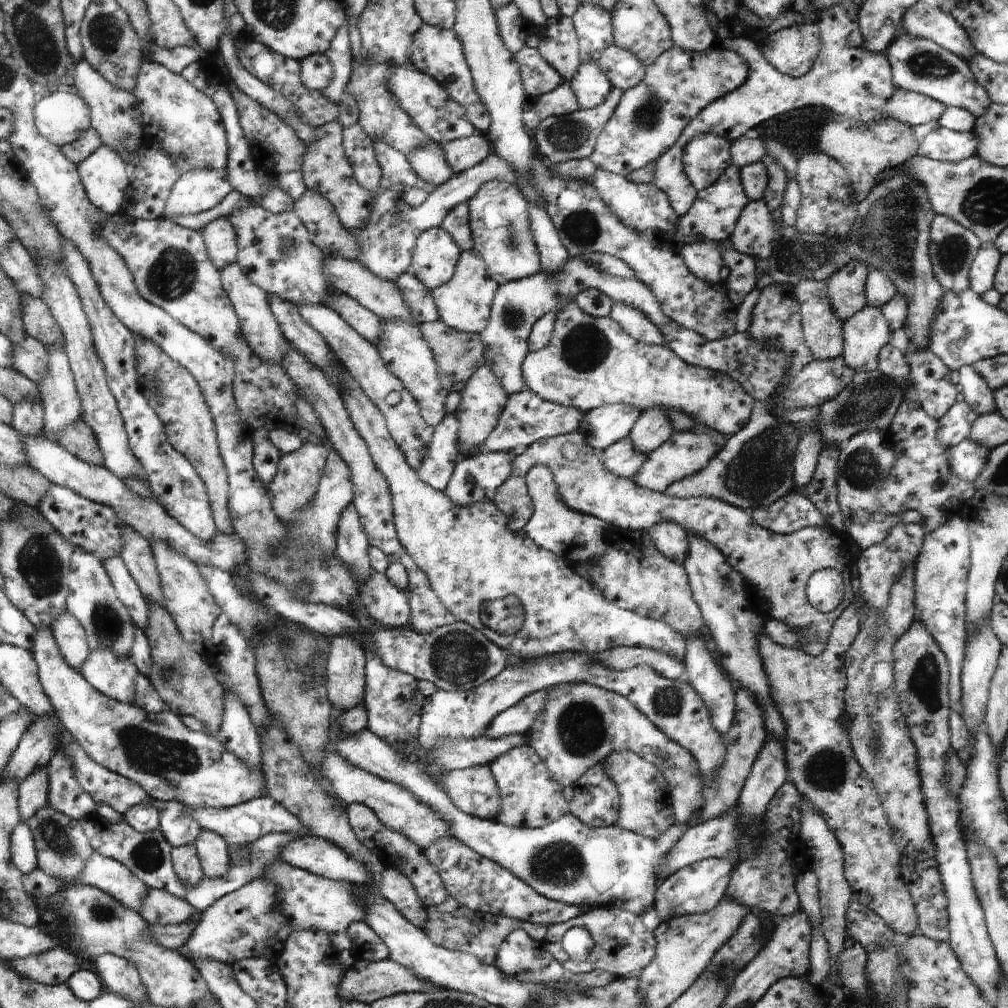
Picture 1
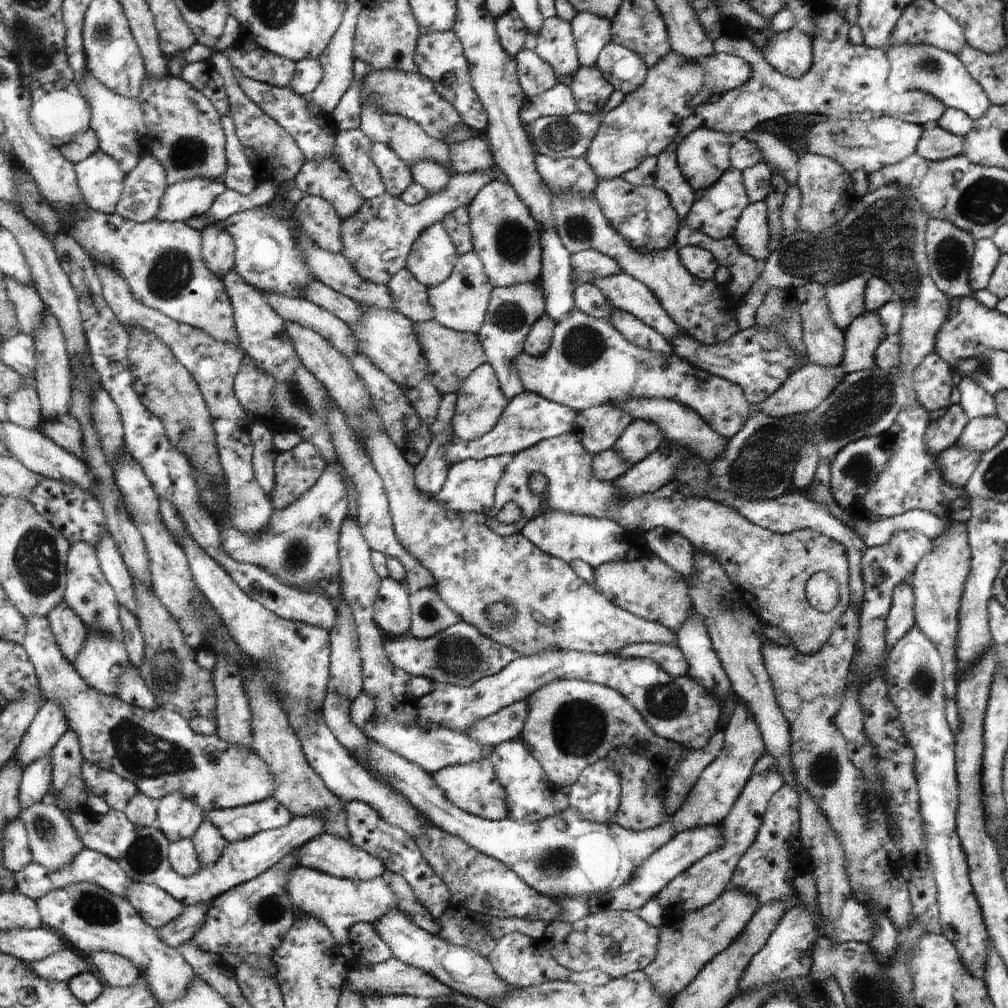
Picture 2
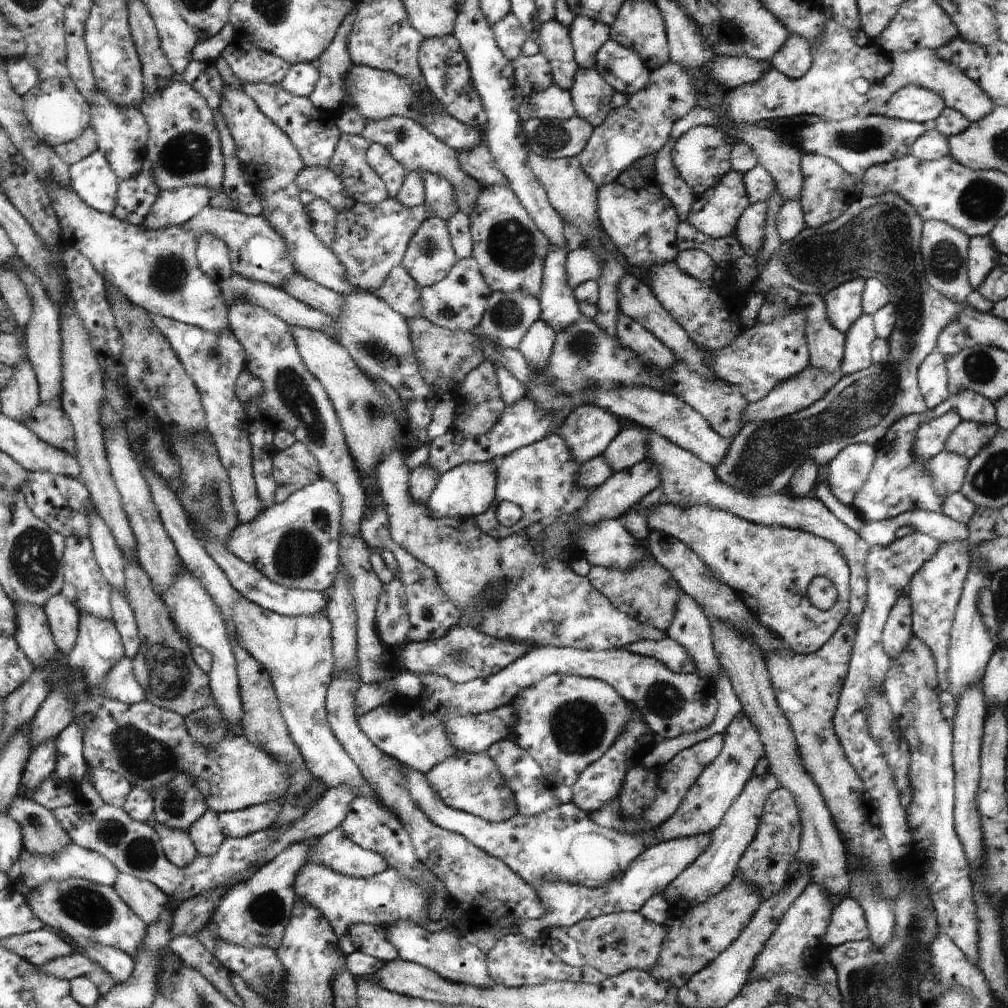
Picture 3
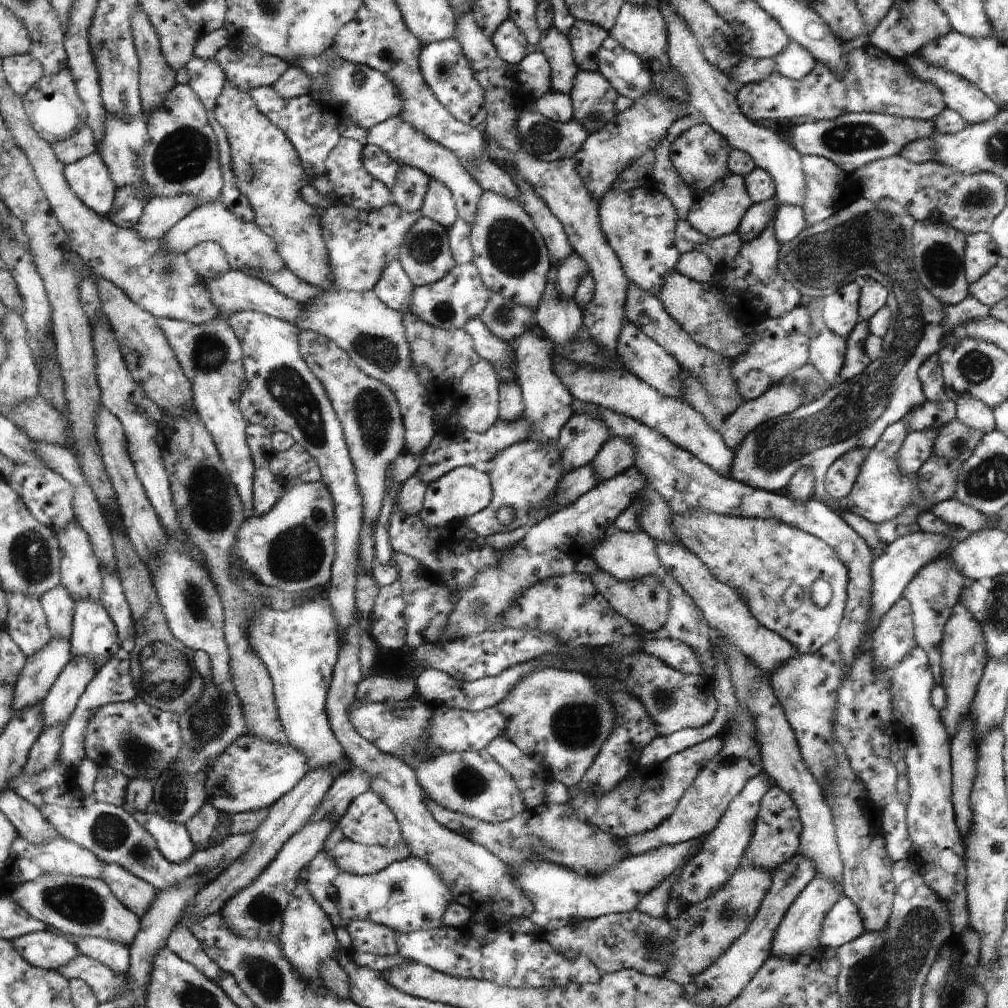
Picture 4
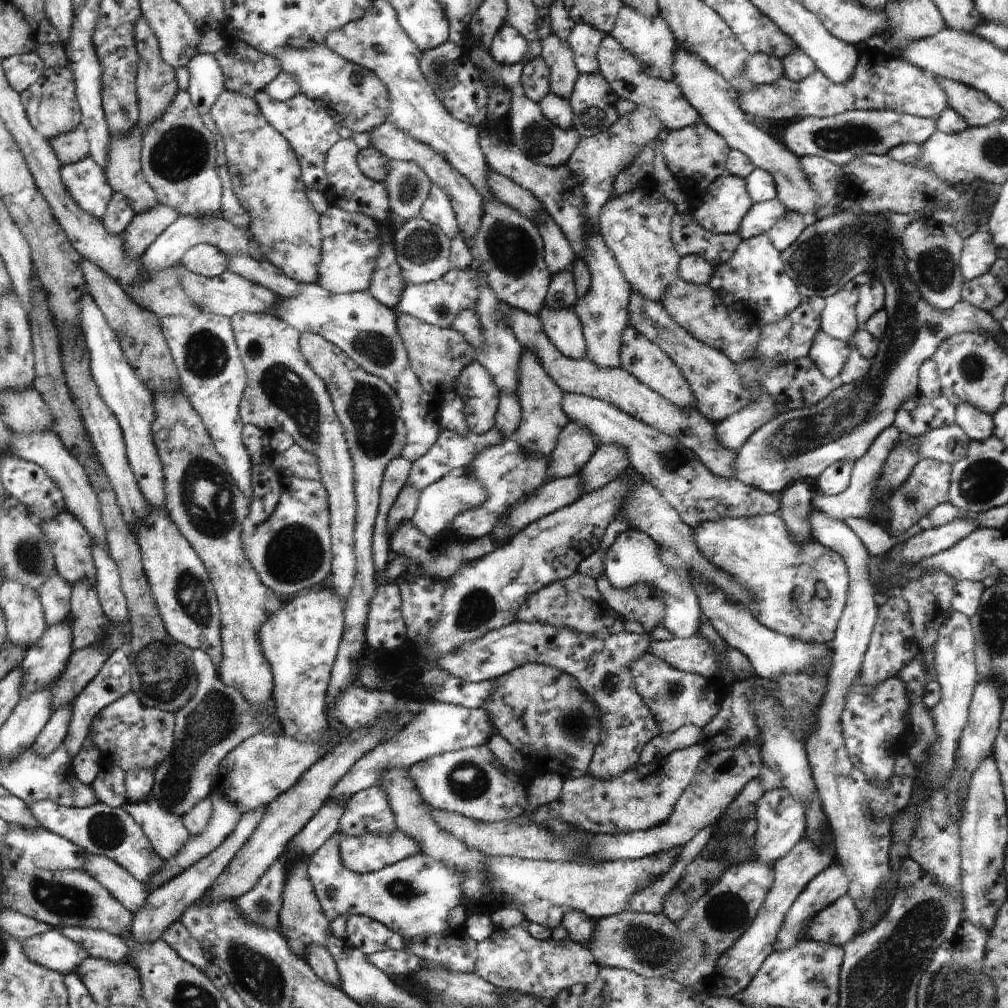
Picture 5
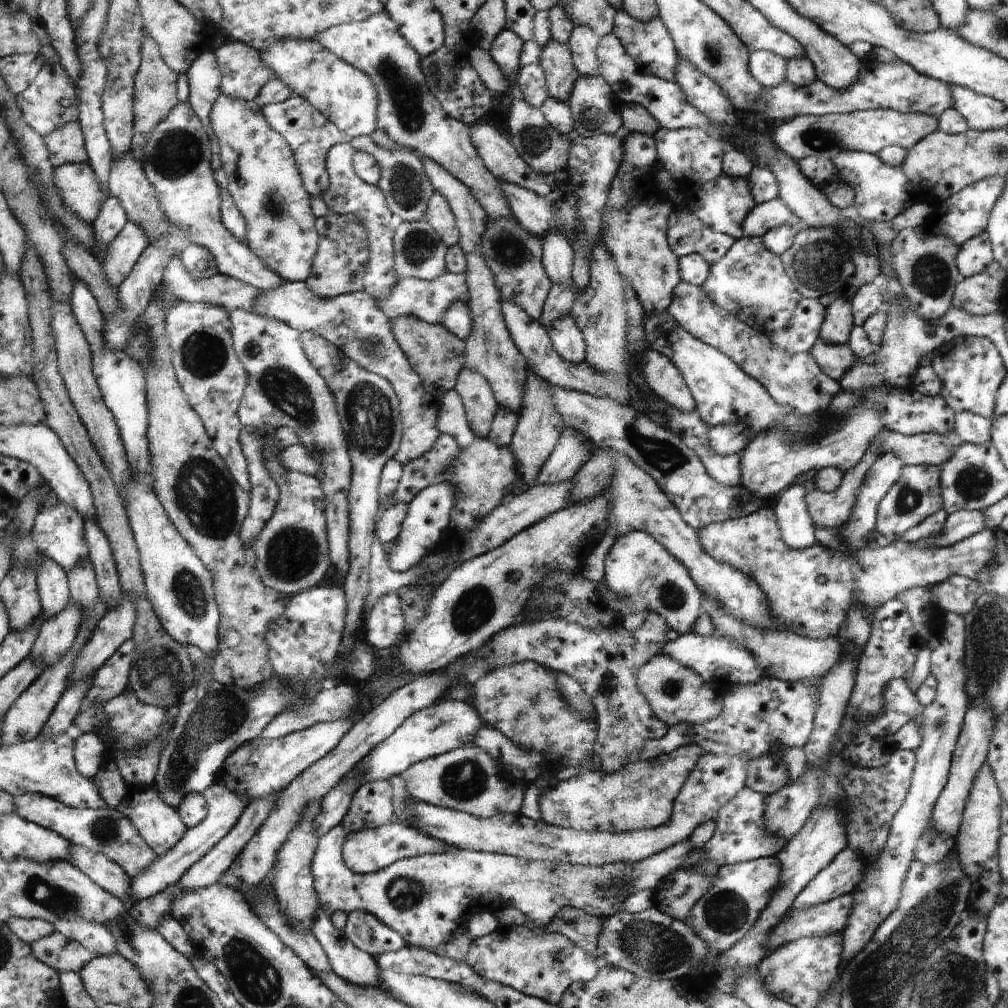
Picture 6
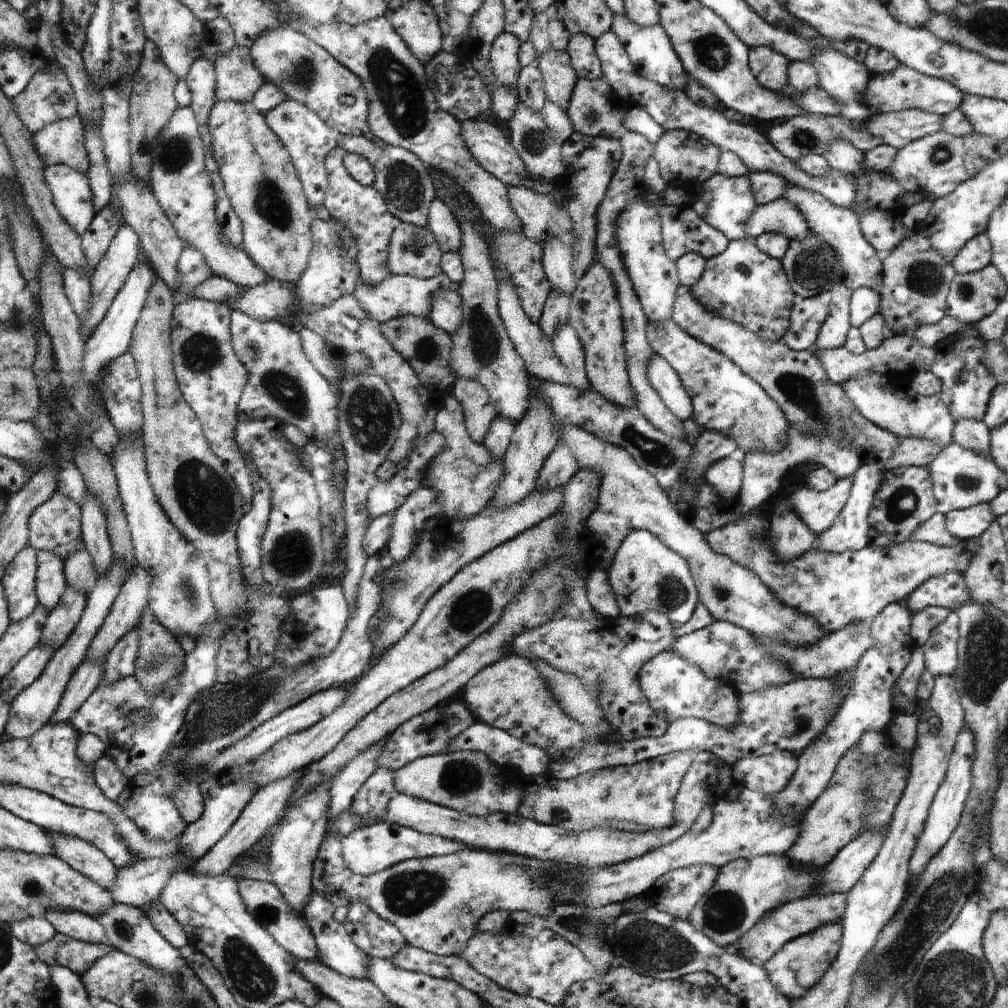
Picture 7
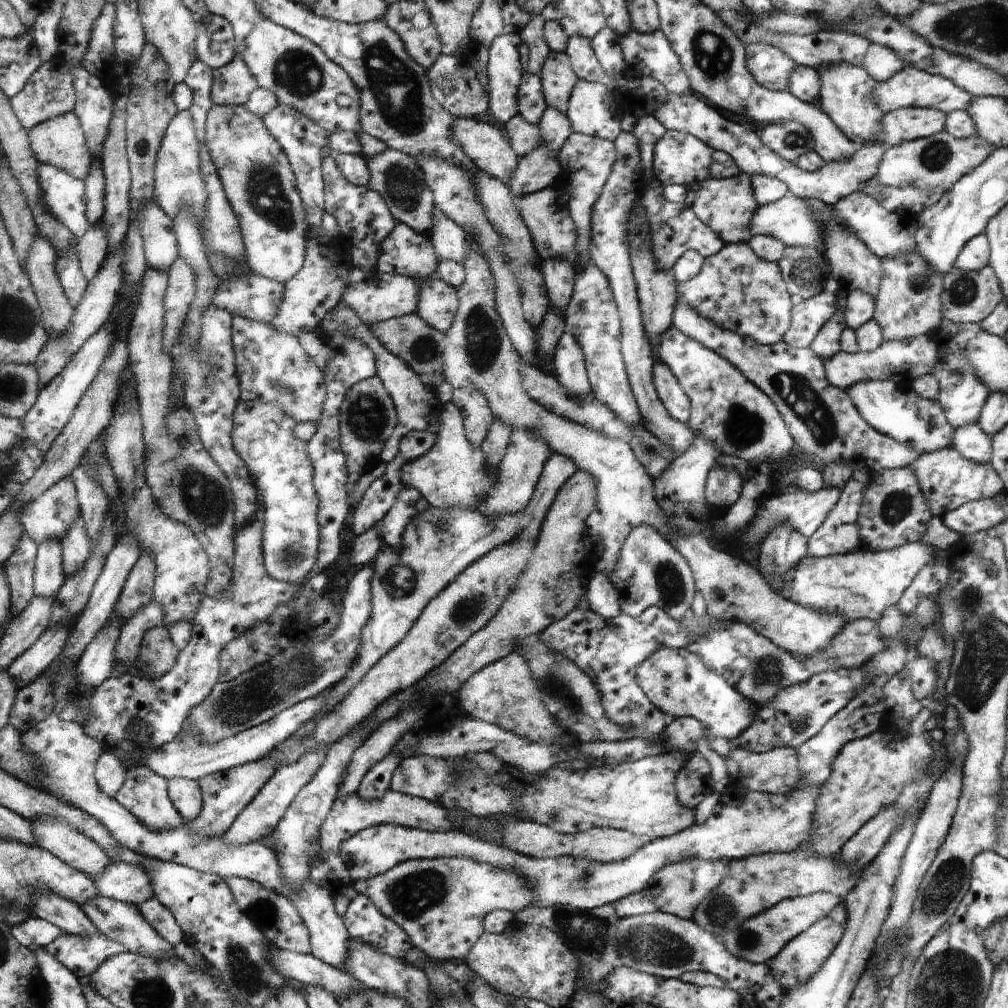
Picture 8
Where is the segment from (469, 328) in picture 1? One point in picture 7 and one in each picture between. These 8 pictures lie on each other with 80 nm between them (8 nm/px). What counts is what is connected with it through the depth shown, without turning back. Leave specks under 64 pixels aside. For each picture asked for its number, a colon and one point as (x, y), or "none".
2: (461, 303)
3: (458, 302)
4: (450, 303)
5: (439, 303)
6: (428, 300)
7: (400, 295)

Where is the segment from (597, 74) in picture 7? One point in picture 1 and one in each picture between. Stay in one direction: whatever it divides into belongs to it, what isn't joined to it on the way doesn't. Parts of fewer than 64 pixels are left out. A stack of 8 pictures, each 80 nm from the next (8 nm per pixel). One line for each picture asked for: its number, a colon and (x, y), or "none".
1: (594, 24)
2: (593, 34)
3: (588, 36)
4: (587, 38)
5: (585, 40)
6: (583, 41)

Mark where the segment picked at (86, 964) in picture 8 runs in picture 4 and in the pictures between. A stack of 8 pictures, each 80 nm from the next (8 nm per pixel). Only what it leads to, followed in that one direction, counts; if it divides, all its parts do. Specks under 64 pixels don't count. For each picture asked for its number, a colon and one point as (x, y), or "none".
4: (47, 949)
5: (52, 949)
6: (57, 951)
7: (78, 956)

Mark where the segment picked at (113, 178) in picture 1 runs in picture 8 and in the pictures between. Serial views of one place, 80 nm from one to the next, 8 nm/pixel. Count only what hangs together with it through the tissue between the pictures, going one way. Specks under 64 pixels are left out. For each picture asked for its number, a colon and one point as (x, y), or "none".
2: (101, 180)
3: (93, 179)
4: (90, 178)
5: (86, 180)
6: (81, 191)
7: (72, 194)
8: (65, 197)

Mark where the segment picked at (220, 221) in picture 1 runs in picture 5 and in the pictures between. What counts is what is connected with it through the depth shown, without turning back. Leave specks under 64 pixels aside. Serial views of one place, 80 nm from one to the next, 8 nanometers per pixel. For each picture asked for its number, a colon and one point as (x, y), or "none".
2: (217, 247)
3: (212, 253)
4: (208, 259)
5: (205, 259)

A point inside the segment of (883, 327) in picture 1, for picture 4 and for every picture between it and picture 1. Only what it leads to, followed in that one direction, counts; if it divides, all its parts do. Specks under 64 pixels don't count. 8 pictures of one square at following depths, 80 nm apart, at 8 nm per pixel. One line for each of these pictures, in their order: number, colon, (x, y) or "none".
2: (861, 338)
3: (857, 353)
4: (856, 359)

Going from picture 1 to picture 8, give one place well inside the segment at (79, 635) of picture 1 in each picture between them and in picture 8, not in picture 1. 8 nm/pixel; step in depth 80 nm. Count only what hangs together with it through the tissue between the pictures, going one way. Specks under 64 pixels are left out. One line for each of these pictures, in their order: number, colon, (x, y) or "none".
2: (70, 632)
3: (63, 615)
4: (60, 607)
5: (56, 594)
6: (52, 581)
7: (51, 585)
8: (50, 577)

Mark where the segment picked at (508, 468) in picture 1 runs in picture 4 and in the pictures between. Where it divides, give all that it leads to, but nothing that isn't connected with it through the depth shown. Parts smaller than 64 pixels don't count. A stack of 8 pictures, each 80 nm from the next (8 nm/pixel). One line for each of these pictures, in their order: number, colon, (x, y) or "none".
2: (470, 485)
3: (467, 490)
4: (464, 491)

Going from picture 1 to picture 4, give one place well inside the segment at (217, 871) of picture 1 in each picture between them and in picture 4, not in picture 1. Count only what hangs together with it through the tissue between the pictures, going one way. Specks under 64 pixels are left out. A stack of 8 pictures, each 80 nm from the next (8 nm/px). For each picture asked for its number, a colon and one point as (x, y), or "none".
2: (210, 844)
3: (207, 835)
4: (203, 828)

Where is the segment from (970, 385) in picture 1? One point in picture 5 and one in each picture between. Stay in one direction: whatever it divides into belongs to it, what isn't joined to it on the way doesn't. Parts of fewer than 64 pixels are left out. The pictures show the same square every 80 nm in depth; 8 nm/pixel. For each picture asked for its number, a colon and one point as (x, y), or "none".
2: (976, 403)
3: (972, 407)
4: (969, 411)
5: (978, 425)

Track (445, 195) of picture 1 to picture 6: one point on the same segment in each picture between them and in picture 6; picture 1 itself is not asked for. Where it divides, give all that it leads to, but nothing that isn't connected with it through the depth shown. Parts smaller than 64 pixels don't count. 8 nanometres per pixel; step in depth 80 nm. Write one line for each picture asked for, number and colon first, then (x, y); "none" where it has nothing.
2: (377, 241)
3: (370, 240)
4: (361, 244)
5: (353, 242)
6: (340, 265)

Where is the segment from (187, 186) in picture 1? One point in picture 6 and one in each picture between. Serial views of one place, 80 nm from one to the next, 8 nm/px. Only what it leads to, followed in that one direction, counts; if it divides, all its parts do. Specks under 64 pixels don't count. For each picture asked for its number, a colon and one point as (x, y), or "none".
2: (186, 199)
3: (177, 206)
4: (161, 213)
5: (148, 226)
6: (121, 256)

